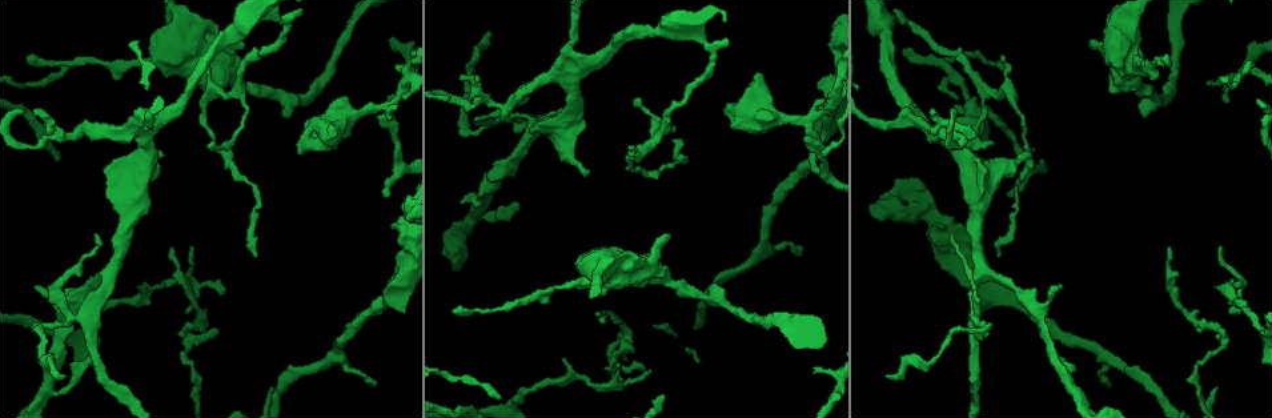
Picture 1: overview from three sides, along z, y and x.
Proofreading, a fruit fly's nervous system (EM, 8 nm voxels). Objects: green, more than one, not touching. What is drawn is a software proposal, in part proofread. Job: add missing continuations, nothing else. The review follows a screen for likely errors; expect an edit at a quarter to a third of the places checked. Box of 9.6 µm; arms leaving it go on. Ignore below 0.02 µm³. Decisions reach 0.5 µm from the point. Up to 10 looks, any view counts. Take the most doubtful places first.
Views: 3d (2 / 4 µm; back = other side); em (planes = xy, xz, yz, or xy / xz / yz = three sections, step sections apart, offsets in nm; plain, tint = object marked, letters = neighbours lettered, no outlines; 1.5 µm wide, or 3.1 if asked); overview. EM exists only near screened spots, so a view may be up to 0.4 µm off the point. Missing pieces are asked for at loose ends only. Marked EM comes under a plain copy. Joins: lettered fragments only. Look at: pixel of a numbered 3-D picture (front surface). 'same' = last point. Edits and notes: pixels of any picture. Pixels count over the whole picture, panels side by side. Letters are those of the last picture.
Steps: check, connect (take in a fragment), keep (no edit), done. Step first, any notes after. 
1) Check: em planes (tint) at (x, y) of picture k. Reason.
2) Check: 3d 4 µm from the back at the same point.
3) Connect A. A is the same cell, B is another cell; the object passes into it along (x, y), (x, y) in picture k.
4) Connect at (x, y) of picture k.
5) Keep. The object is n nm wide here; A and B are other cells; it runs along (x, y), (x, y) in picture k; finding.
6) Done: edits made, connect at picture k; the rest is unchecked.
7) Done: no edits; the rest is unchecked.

Check: 3d 2 µm from the back at (374, 384) of picture 1. Tapers out.

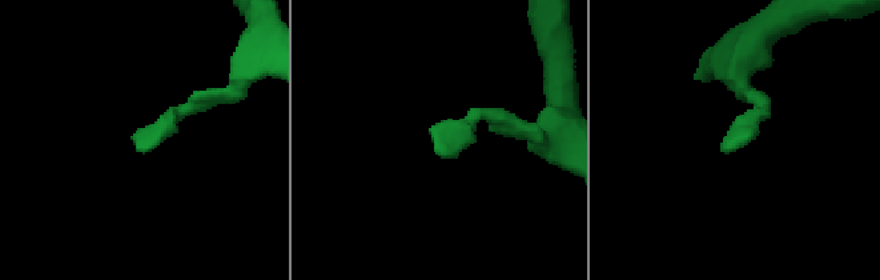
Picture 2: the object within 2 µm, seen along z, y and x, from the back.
Check: em planes (letters) at (436, 146) of picture 2. Now the EM.

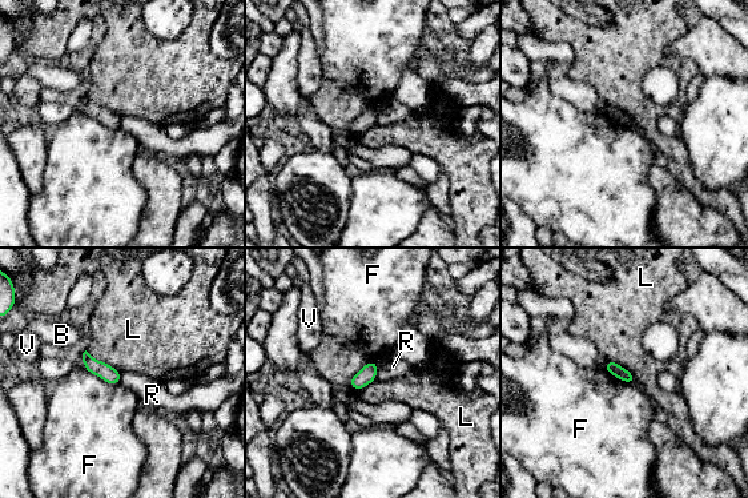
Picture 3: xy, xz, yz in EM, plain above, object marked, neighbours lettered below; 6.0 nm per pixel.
Keep. B, F, L, R and V are other cells; none of them fits.

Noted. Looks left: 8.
Check: em planes (letters) at (821, 153) of picture 1. Thin end.

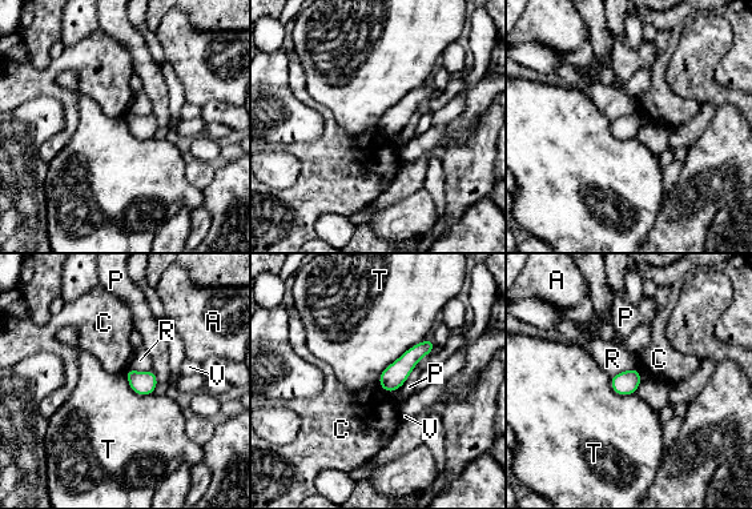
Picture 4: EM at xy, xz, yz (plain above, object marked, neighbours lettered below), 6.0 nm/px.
Keep. The object is 140 nm wide here; the longest contact is with T, 420 nm; A, C, P, R, T and V are other cells; none of them fits.

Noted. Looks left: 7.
Check: em yz step 4 (letters) at (1092, 49) of picture 1.

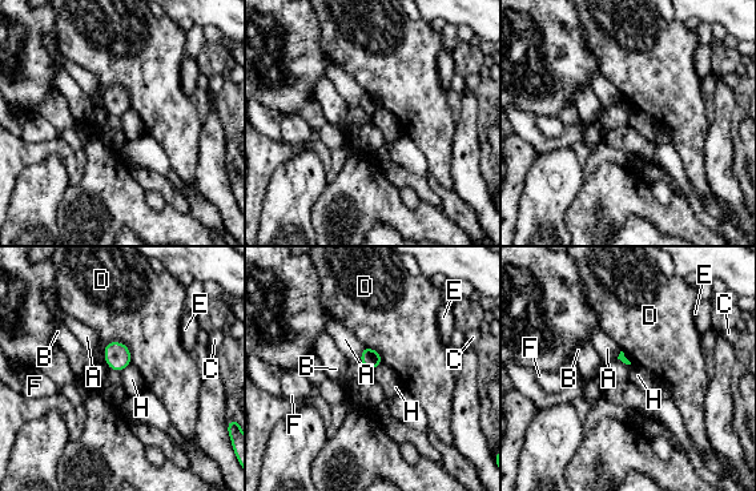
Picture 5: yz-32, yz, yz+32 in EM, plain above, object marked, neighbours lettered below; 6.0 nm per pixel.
Check: em planes (letters) at the same point.

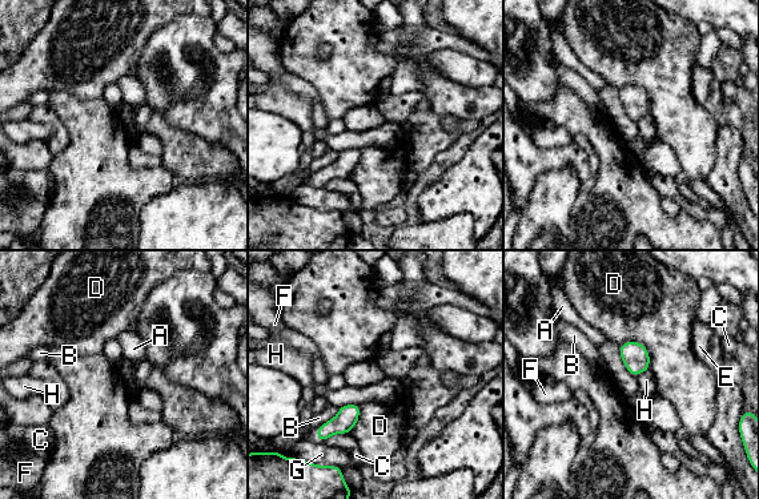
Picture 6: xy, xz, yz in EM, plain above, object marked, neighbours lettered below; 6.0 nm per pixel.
Keep. A, B, C, D, E, F, G and H are other cells; a border runs along (360, 403), (345, 403), (338, 407) in picture 6; no lettered fragment goes on from it.

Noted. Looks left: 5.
Check: 3d 4 µm at (301, 154) of picture 1. Thick end.

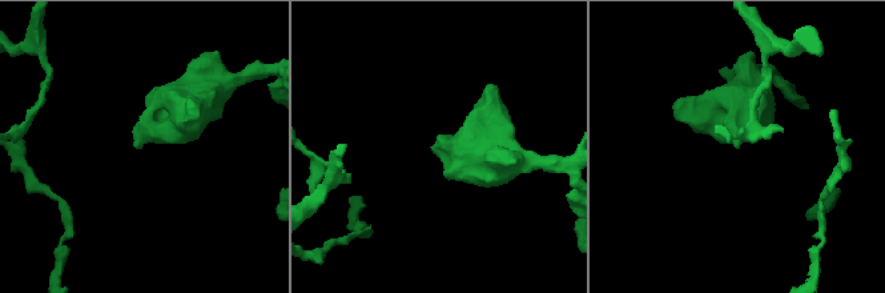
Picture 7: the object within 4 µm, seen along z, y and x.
Check: em xz step 8 (letters) at (138, 147) of picture 7. Shape alone is not enough.

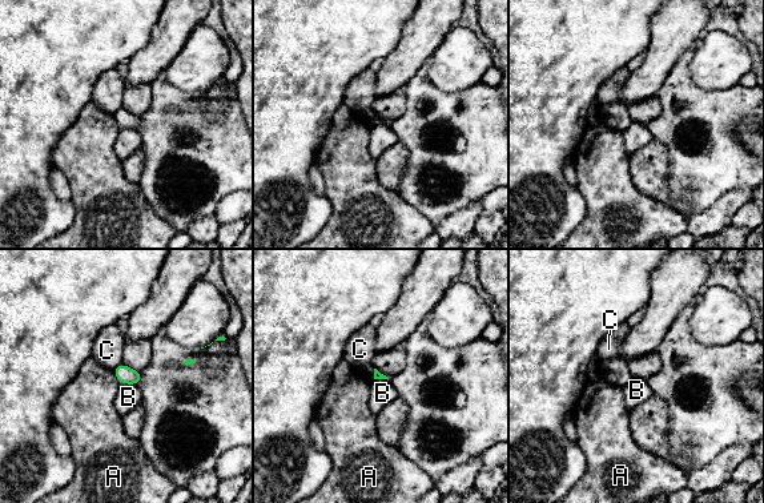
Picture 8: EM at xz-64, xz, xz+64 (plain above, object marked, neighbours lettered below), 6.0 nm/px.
Keep. The longest contact is with B, 110 nm; A, B and C are other cells; no lettered fragment goes on from it.

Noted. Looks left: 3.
Check: em planes (letters) at (219, 330) of picture 1.

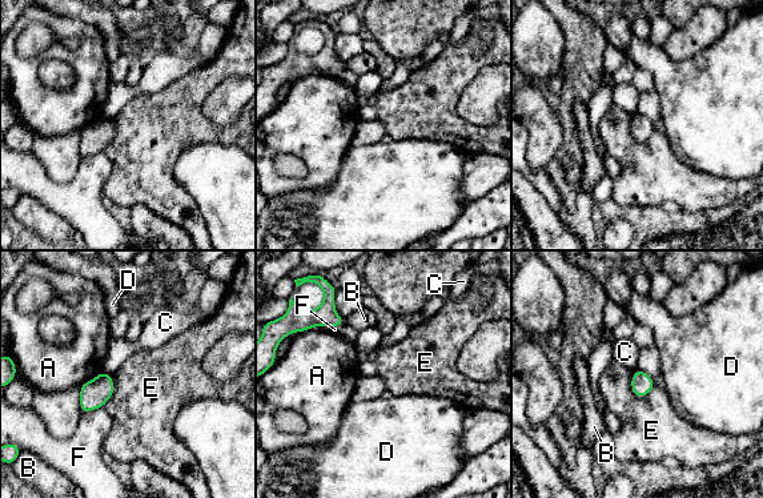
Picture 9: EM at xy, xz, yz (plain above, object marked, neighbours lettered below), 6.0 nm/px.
Keep. The object is 110 nm wide here; A, B, C, D, E and F are other cells; a border runs along (633, 372), (637, 396), (655, 385) in picture 9; no lettered fragment goes on from it.

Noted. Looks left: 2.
Done: no edits; the rest is unchecked.

